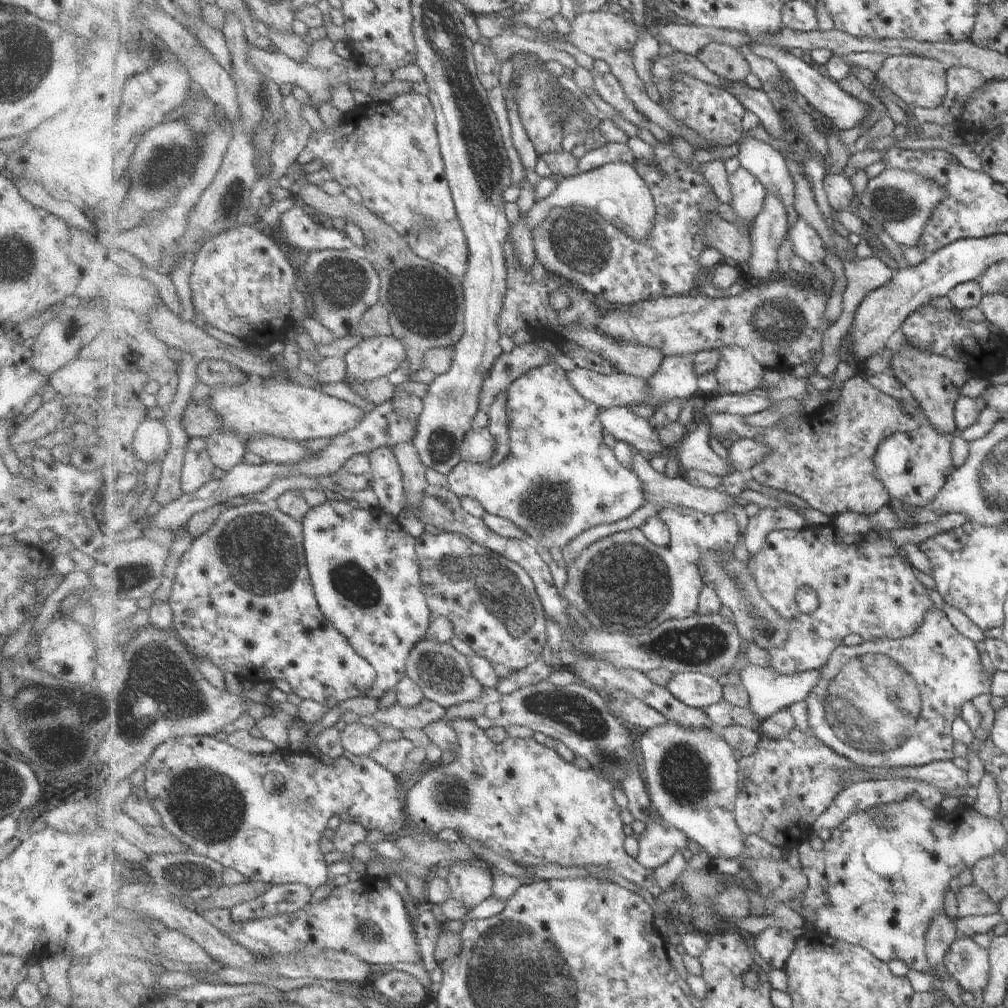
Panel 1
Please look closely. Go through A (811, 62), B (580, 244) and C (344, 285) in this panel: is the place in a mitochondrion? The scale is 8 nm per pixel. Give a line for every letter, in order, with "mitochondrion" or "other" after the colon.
A: other
B: mitochondrion
C: mitochondrion

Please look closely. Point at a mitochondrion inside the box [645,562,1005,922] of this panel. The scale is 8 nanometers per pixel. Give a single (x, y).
(872, 702)

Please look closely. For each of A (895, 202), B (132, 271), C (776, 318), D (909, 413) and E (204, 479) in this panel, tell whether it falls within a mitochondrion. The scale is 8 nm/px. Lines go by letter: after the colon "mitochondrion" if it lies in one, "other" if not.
A: mitochondrion
B: other
C: mitochondrion
D: other
E: other

